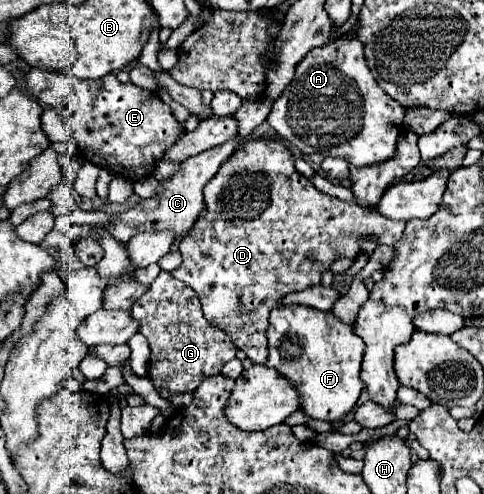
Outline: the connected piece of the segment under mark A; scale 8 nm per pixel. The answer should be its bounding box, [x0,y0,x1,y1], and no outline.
[268,36,406,166]

